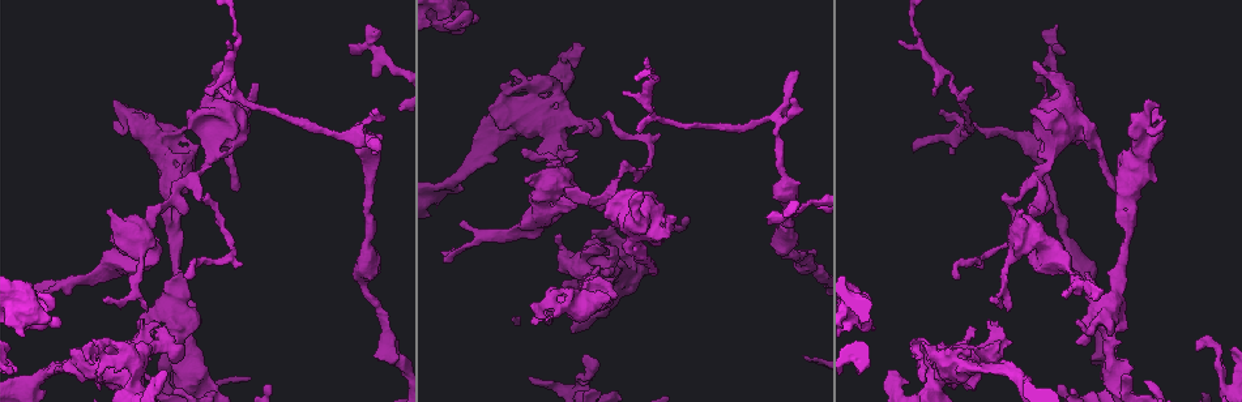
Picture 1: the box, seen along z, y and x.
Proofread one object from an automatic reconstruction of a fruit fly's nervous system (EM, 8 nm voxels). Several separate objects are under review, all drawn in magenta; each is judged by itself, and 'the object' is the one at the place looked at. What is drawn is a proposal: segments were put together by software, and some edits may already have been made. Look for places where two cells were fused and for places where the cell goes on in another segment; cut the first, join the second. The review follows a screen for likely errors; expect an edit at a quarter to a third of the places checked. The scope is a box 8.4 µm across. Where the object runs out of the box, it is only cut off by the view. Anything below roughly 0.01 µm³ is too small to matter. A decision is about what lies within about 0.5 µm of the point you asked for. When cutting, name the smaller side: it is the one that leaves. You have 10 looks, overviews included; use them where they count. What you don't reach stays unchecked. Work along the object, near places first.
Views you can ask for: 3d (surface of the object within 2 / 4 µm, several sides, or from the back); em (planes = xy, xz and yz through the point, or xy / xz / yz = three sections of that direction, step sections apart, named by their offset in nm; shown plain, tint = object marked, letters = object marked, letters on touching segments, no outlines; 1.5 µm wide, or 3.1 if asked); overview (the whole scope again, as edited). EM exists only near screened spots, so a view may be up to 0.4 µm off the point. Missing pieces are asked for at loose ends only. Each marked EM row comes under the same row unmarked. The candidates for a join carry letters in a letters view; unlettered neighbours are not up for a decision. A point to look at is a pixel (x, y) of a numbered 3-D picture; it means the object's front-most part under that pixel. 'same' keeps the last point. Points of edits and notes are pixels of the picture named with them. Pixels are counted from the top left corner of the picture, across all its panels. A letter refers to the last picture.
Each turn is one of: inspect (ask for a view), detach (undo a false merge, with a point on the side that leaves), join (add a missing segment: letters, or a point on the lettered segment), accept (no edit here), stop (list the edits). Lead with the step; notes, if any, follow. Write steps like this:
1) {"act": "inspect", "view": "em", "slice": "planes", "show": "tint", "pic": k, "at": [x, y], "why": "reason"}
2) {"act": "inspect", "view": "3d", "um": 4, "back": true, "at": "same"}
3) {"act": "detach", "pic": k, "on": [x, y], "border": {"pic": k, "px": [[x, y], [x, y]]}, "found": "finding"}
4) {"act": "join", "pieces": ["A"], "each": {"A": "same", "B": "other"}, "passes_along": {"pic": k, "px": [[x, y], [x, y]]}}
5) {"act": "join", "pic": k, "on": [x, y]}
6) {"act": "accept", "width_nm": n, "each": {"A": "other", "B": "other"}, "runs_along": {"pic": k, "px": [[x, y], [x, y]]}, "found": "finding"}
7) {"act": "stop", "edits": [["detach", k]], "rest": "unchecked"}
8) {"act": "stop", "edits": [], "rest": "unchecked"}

{"act": "inspect", "view": "3d", "um": 4, "back": true, "pic": 1, "at": [220, 63], "why": "an open end"}

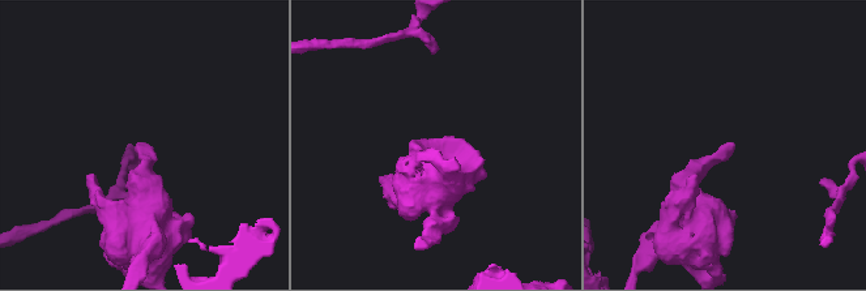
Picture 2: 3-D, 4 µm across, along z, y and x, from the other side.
{"act": "inspect", "view": "em", "slice": "xy", "step": 8, "show": "tint", "pic": 2, "at": [732, 145], "why": "need the tissue"}

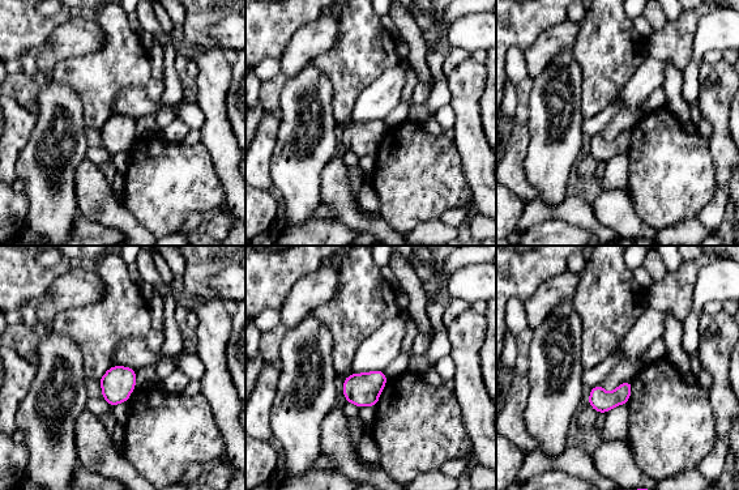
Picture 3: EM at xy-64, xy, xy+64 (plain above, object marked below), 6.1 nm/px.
{"act": "inspect", "view": "em", "slice": "planes", "show": "letters", "at": "same"}

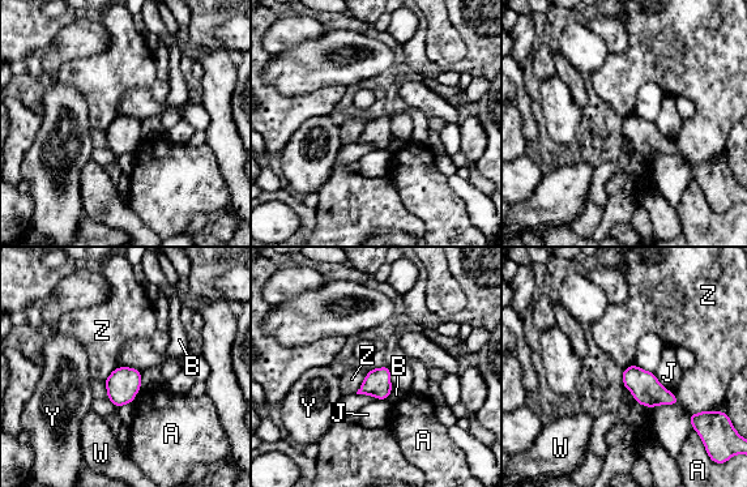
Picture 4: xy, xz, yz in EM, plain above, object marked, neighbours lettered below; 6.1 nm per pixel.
{"act": "accept", "each": {"A": "other", "B": "other", "J": "other", "W": "other", "Y": "other", "Z": "other"}, "border": {"pic": 4, "px": [[368, 372], [355, 393]]}, "found": "no lettered segment goes on from it"}

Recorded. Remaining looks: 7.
{"act": "inspect", "view": "em", "slice": "yz", "step": 8, "show": "letters", "pic": 1, "at": [233, 188], "why": "branch stops here"}

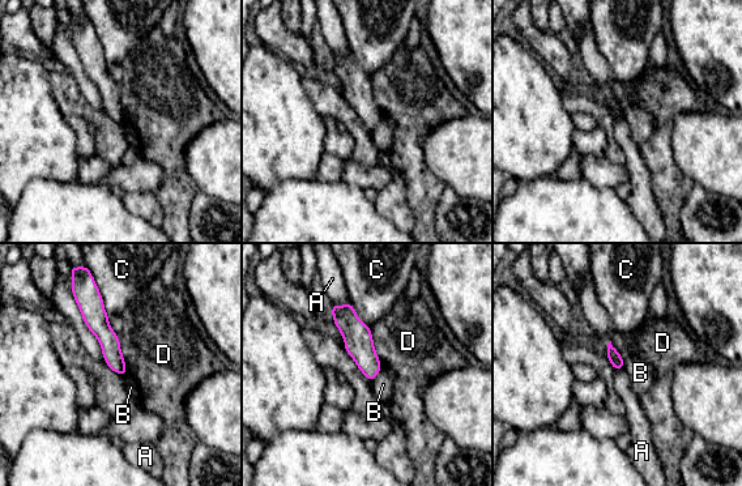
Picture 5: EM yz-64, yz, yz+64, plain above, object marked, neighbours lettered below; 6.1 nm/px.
{"act": "inspect", "view": "em", "slice": "planes", "show": "letters", "at": "same", "why": "another direction"}

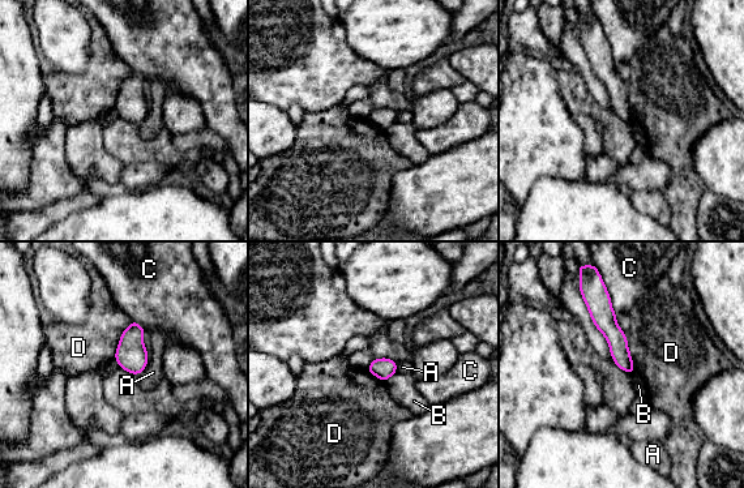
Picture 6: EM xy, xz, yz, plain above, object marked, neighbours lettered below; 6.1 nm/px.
{"act": "accept", "each": {"A": "other", "B": "other", "C": "other", "D": "other"}, "border": {"pic": 6, "px": [[615, 313], [635, 373]]}, "found": "no lettered segment goes on from it"}

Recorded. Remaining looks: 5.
{"act": "inspect", "view": "em", "slice": "planes", "show": "letters", "pic": 1, "at": [610, 245], "why": "an open end"}

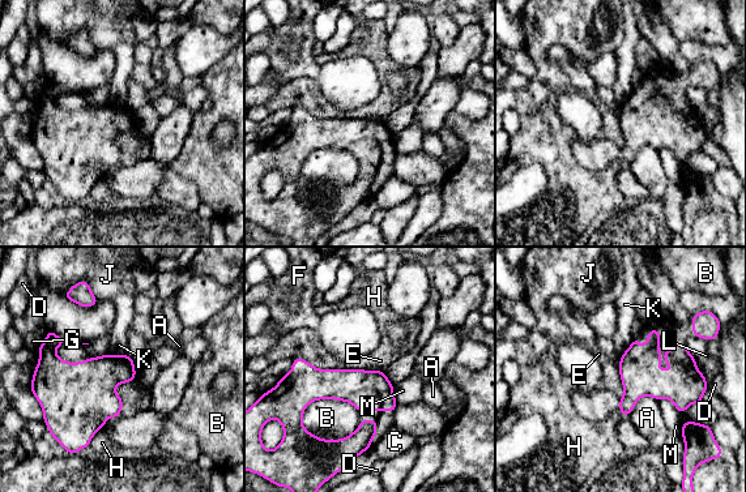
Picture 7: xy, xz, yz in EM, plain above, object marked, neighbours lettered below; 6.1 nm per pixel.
{"act": "accept", "width_nm": 260, "each": {"A": "other", "B": "other", "C": "other", "D": "other", "E": "other", "F": "other", "G": "other", "H": "other", "J": "other", "K": "other", "L": "other", "M": "other"}, "border": {"pic": 7, "px": [[374, 369], [383, 372]]}, "found": "none of them fits"}

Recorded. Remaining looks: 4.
{"act": "inspect", "view": "em", "slice": "planes", "show": "letters", "pic": 1, "at": [922, 342], "why": "touches itself"}

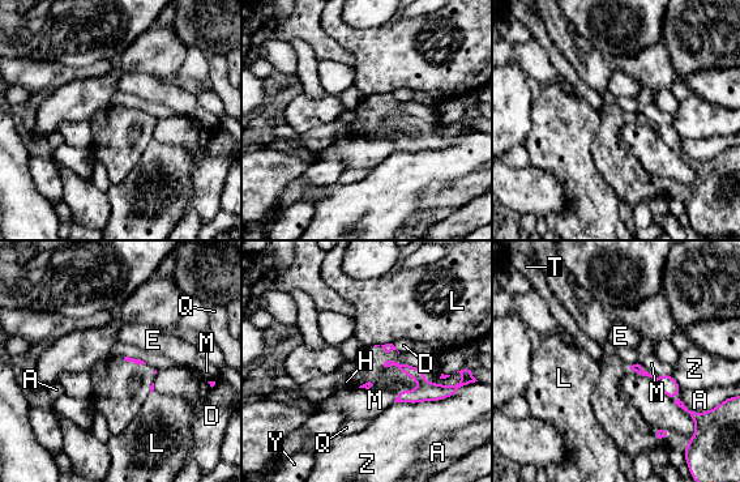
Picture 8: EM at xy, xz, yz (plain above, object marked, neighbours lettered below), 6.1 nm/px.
{"act": "accept", "each": {"A": "other", "D": "other", "E": "other", "H": "other", "L": "other", "M": "other", "Q": "other", "T": "other", "Y": "other", "Z": "other"}, "found": "one cell here"}

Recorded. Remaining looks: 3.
{"act": "stop", "edits": [], "rest": "unchecked"}

